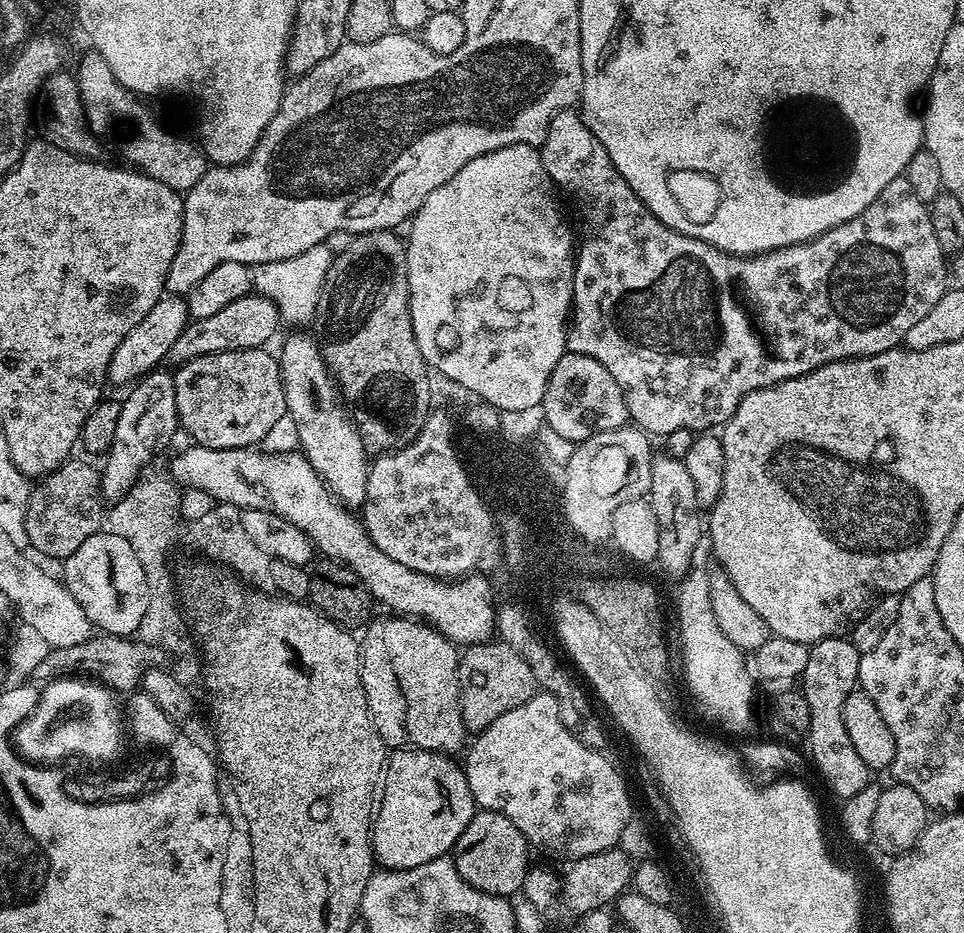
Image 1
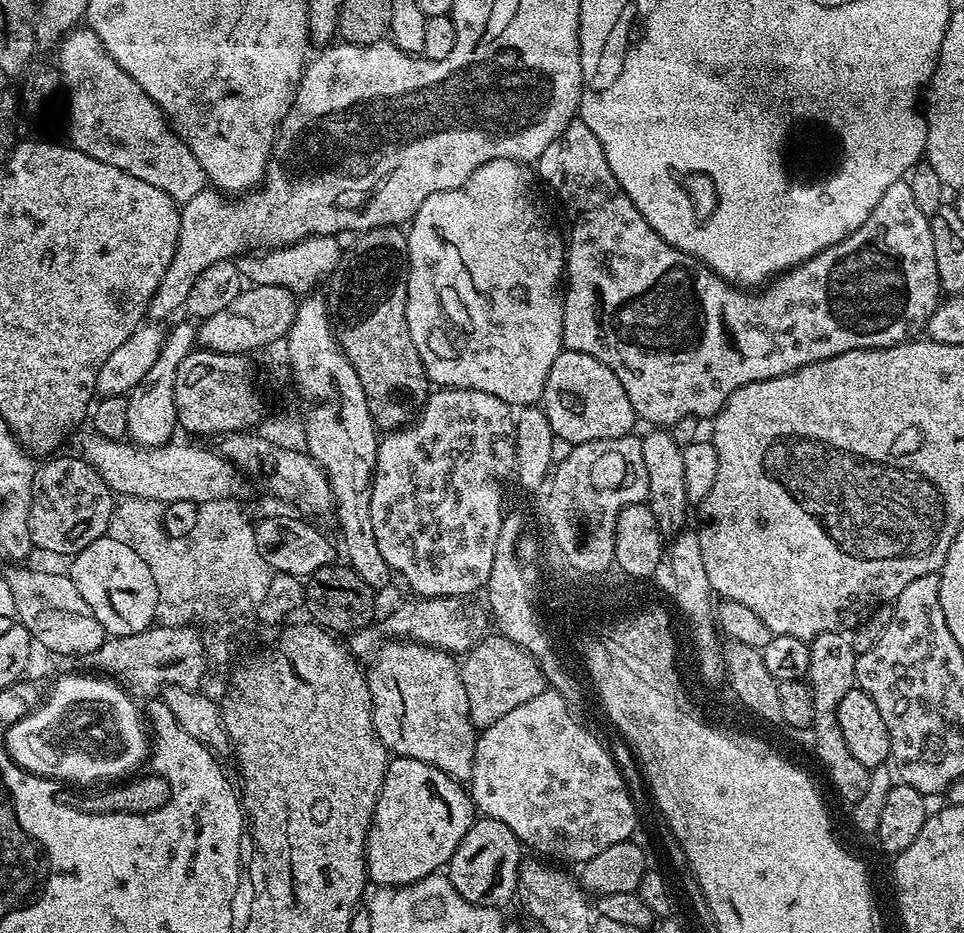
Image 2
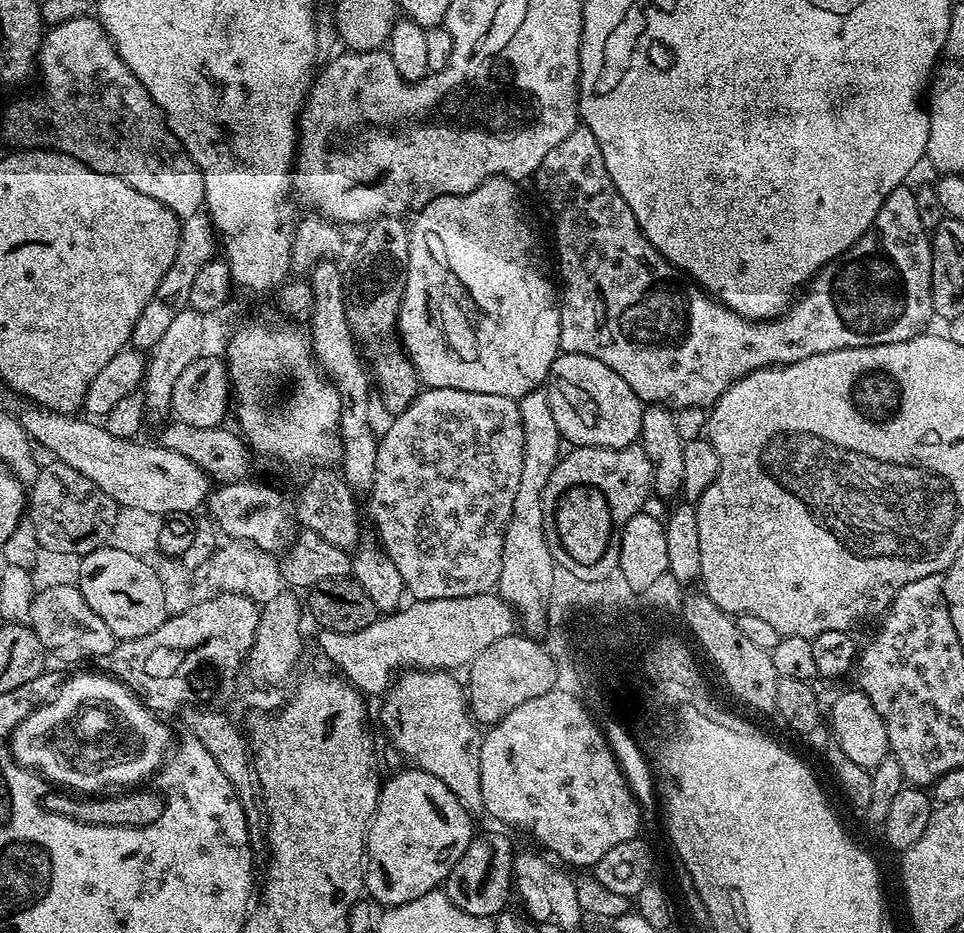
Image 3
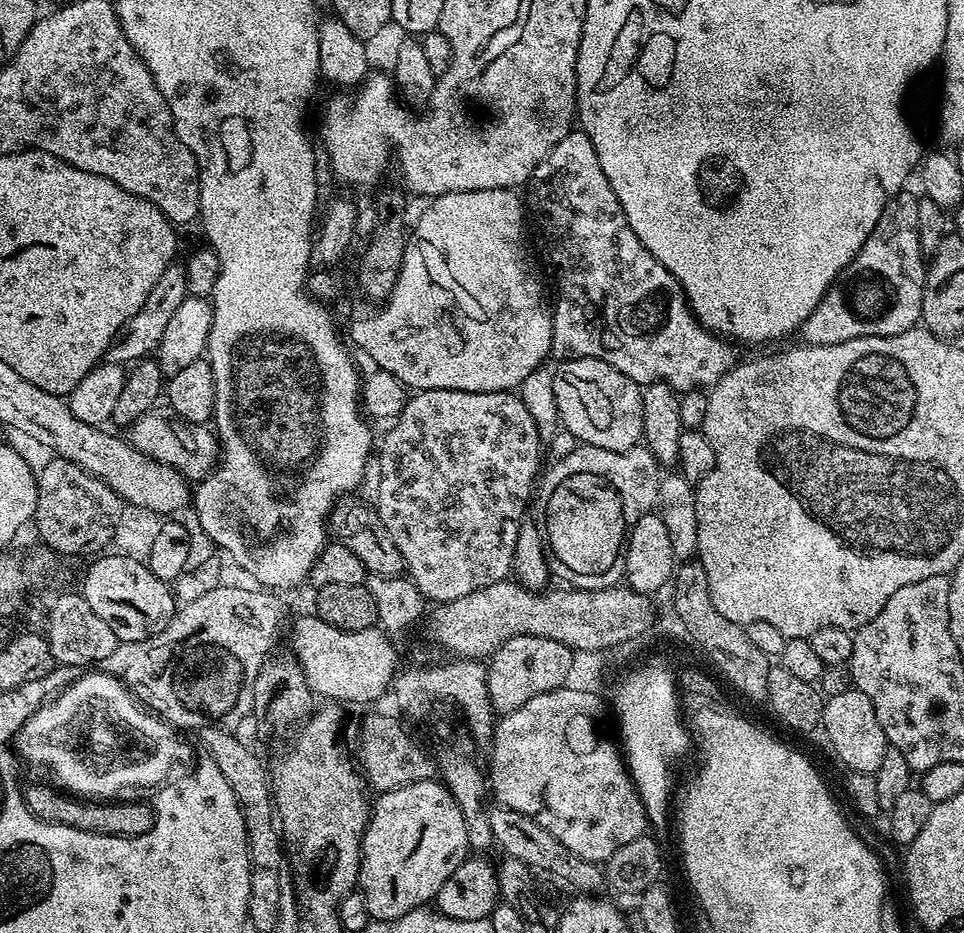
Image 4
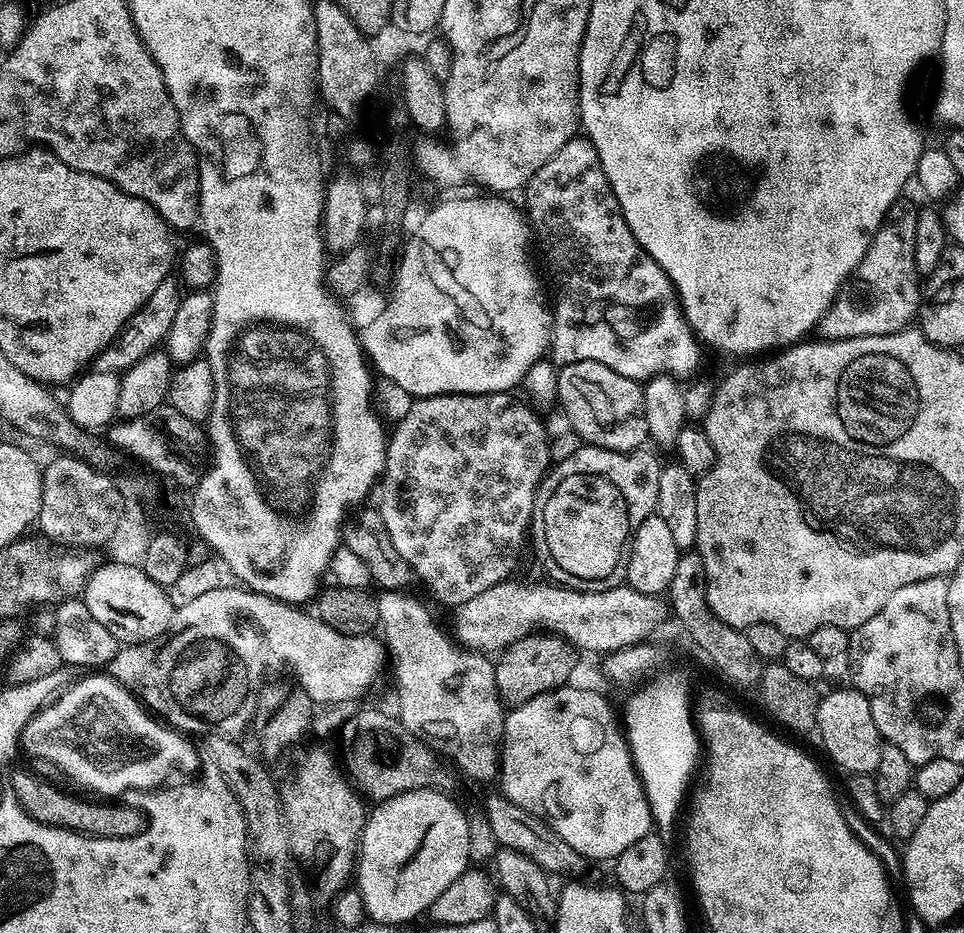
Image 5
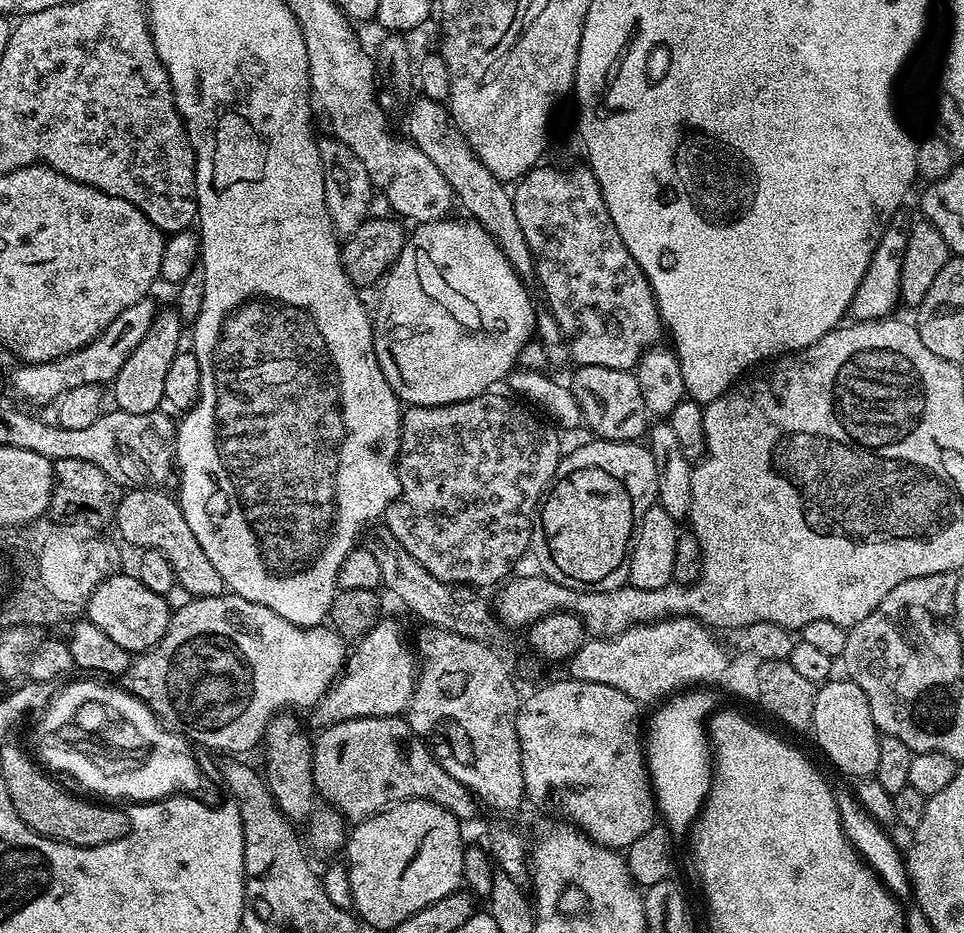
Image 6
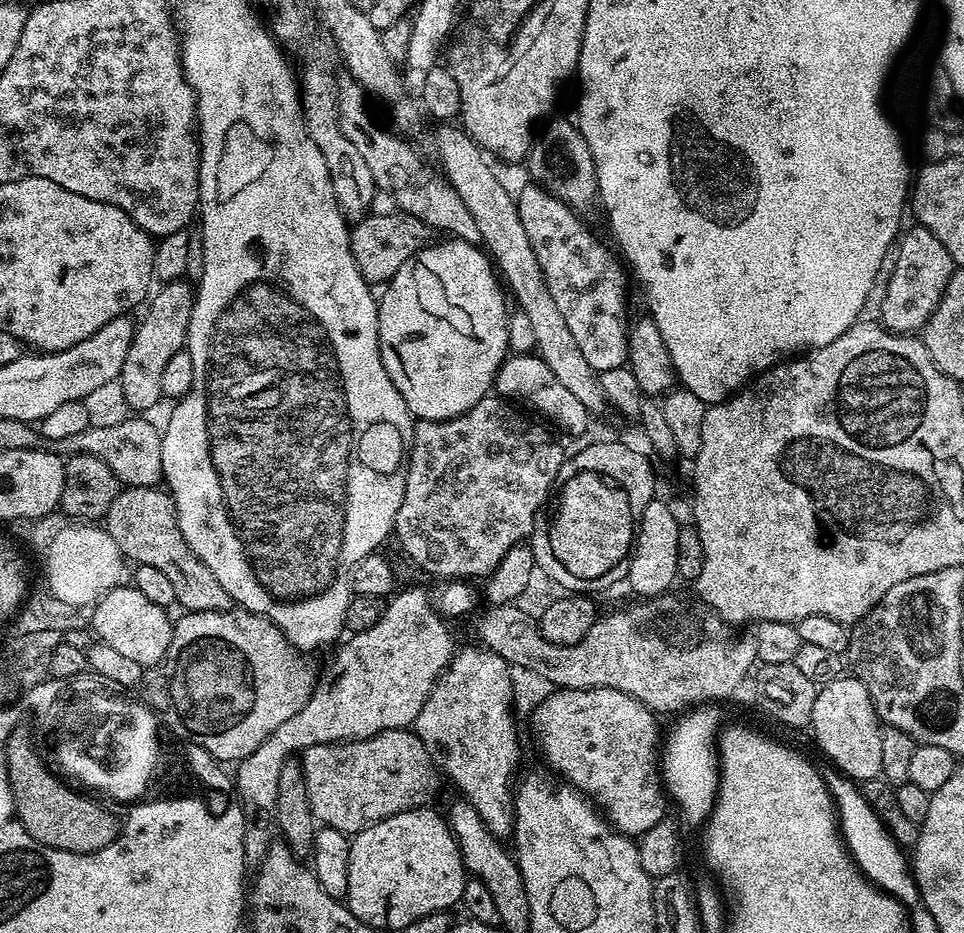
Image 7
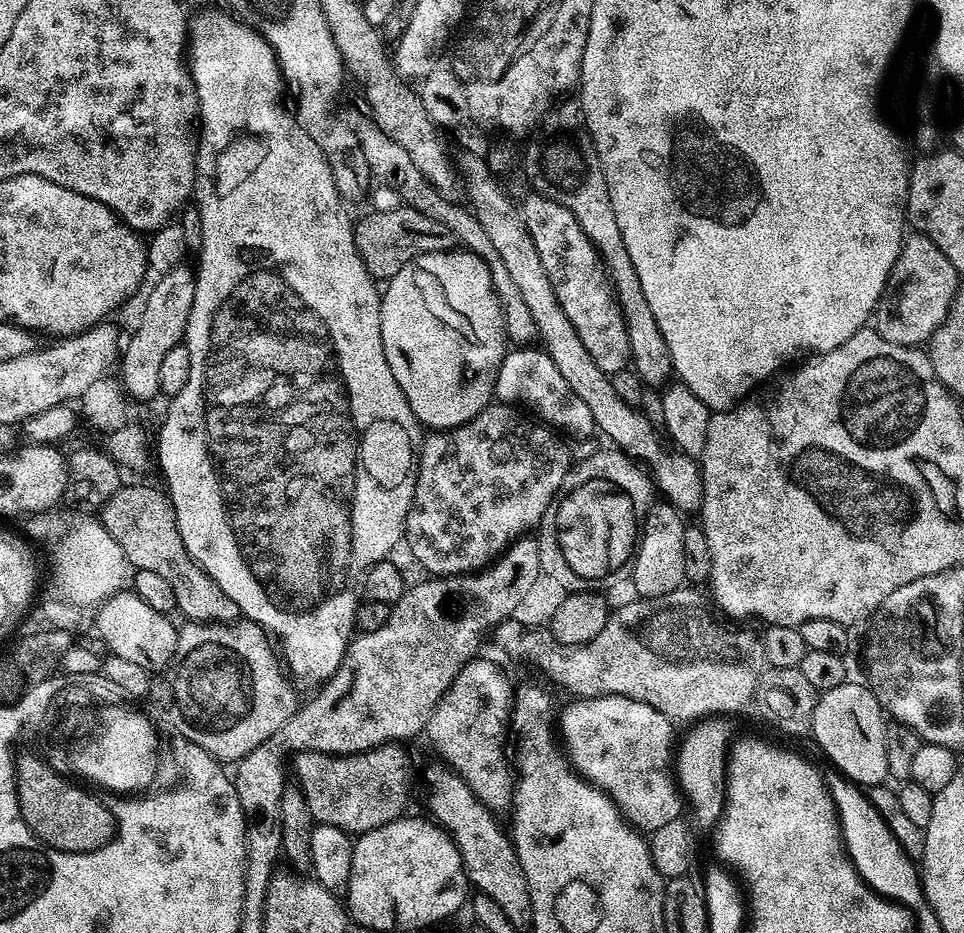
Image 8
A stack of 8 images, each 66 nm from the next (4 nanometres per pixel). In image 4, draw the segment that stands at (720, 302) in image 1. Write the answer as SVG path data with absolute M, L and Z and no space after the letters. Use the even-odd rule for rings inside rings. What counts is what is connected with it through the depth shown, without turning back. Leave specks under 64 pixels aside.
M582 130L568 132L566 138L562 138L562 142L558 142L558 146L554 146L554 150L550 150L550 154L546 154L546 158L542 158L542 162L528 179L526 191L528 191L529 201L527 200L527 203L530 205L531 215L532 212L536 215L536 224L540 227L541 234L548 239L548 260L552 263L553 270L557 272L556 304L554 300L552 308L551 351L553 357L557 356L555 358L557 361L598 358L602 362L614 366L614 370L626 374L626 378L630 378L636 384L641 386L658 383L669 384L680 394L693 390L711 389L712 385L717 384L730 369L736 367L738 357L736 357L735 350L731 348L733 345L725 337L708 331L692 315L692 305L688 297L684 295L683 286L676 281L674 274L670 274L670 270L666 270L666 266L662 266L662 262L658 262L658 258L654 258L654 254L650 254L650 250L646 250L646 246L642 246L638 234L634 234L634 230L622 210L622 202L618 202L618 194L614 194L614 190L602 170L602 162L598 162L594 142L590 142L590 138L585 132ZM901 190L889 200L878 218L878 226L866 238L862 250L858 250L850 263L838 277L838 286L828 289L818 306L804 323L802 338L804 344L837 344L850 342L854 338L867 336L893 336L917 327L921 323L924 277L926 275L926 253L918 242L918 199L908 190Z

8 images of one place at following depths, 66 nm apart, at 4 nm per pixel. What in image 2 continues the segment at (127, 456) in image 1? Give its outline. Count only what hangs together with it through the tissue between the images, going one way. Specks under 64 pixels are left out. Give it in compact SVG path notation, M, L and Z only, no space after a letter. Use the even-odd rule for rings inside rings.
M189 321L176 325L167 331L158 359L150 366L150 371L129 395L127 410L127 437L137 447L156 448L169 443L178 430L177 407L174 406L174 381L178 367L191 353L197 343L197 329Z

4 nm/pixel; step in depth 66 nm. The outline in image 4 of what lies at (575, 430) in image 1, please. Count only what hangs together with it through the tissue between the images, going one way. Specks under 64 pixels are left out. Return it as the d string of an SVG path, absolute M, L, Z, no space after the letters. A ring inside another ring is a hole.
M578 358L557 363L552 376L559 423L579 440L581 445L625 452L643 441L644 393L641 385L626 378L626 374L614 370L614 366L598 358Z

